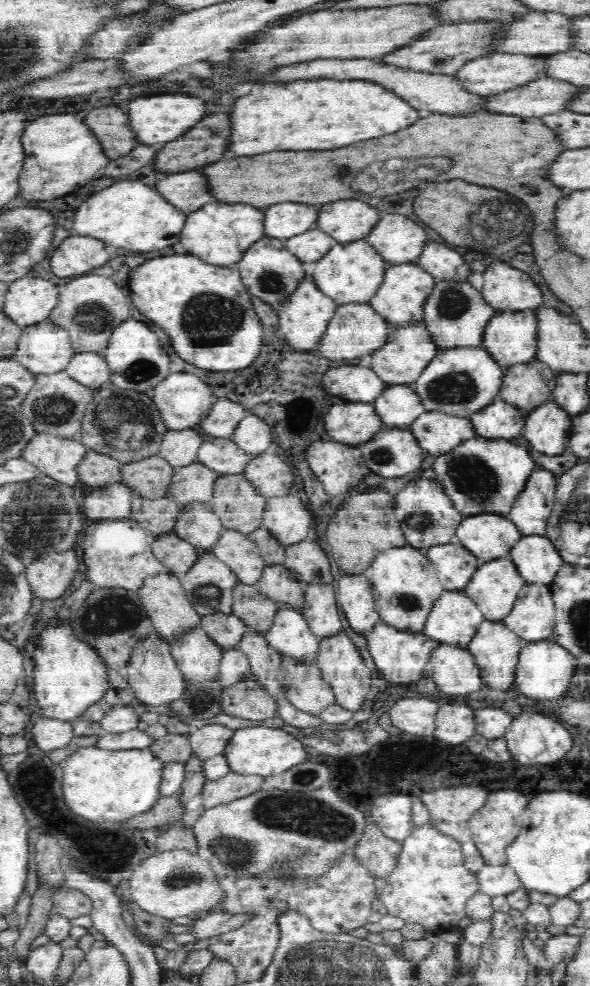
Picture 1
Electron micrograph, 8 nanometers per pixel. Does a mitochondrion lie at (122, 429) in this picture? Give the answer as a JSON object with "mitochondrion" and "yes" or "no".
{"mitochondrion":"yes"}

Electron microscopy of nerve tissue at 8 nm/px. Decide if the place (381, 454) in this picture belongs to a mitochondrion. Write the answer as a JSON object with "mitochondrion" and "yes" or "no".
{"mitochondrion":"yes"}

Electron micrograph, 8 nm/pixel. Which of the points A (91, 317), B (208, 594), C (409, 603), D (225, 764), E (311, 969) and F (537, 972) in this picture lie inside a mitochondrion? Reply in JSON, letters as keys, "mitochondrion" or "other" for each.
{"A":"mitochondrion","B":"mitochondrion","C":"mitochondrion","D":"other","E":"mitochondrion","F":"other"}

